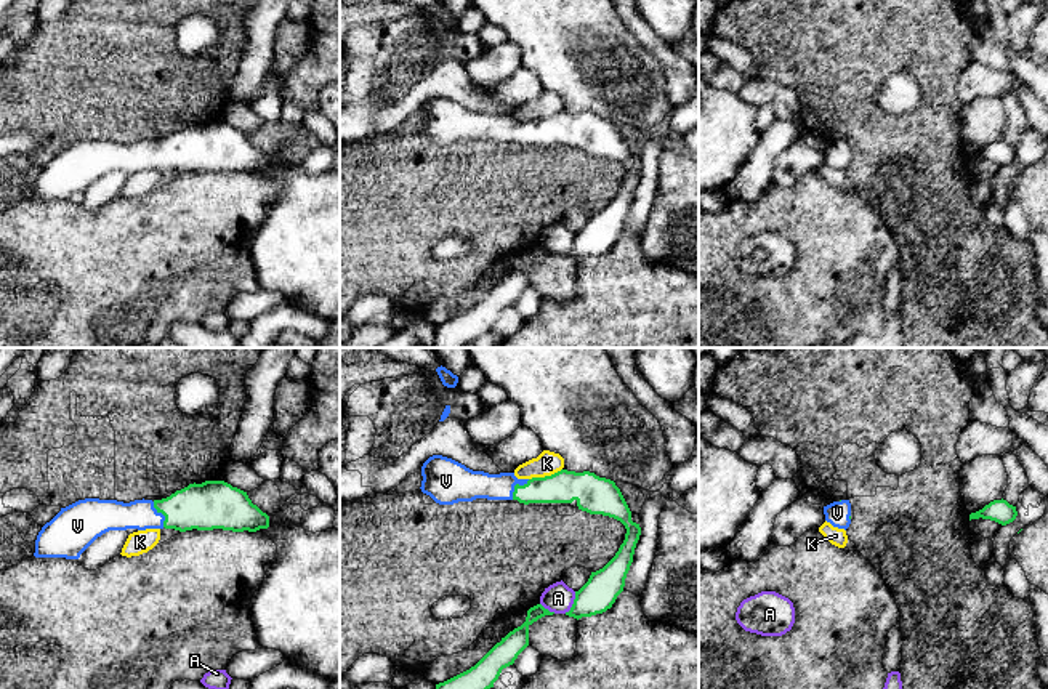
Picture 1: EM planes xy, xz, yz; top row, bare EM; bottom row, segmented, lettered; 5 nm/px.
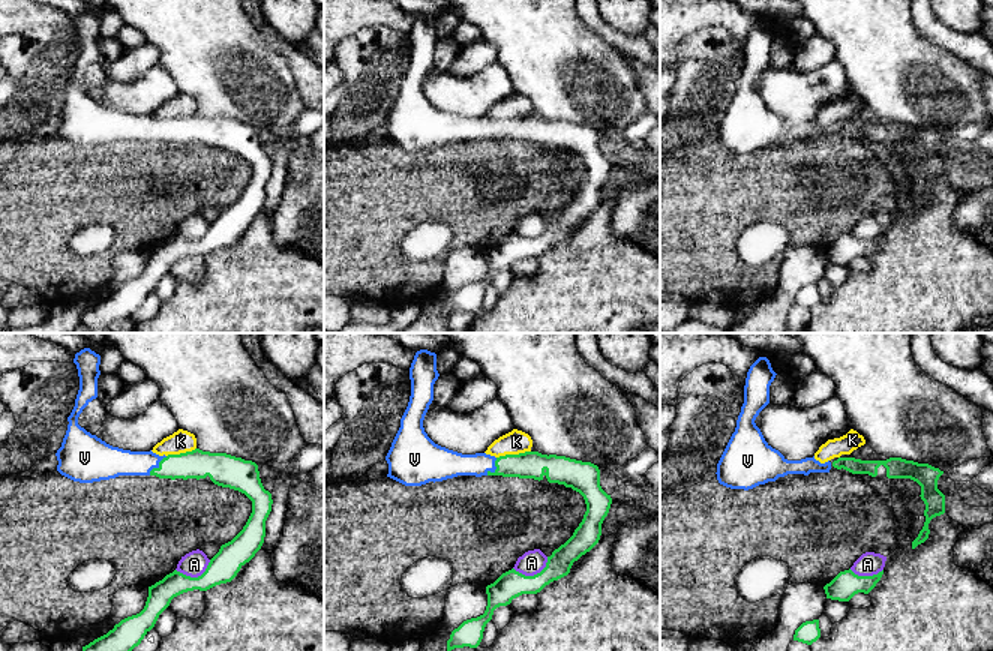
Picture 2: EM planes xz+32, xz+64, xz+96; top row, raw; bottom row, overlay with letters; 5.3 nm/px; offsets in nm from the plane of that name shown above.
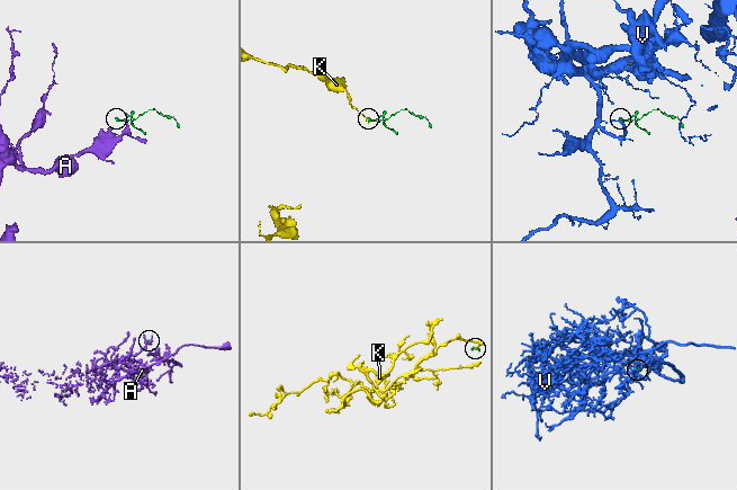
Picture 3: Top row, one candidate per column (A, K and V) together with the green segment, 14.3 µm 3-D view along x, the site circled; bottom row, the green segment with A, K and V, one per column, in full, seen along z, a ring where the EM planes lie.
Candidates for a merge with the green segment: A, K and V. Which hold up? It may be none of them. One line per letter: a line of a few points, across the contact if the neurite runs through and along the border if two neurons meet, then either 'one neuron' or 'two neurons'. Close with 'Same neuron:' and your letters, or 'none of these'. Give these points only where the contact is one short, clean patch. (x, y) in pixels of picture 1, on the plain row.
A: line xz (576, 233), (572, 247), (564, 253); two neurons
K: line xz (561, 109), (529, 120); two neurons
V: line xz (564, 127), (515, 127), (465, 125); one neuron
Same neuron: V

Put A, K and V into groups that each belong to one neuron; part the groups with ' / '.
A / K / V

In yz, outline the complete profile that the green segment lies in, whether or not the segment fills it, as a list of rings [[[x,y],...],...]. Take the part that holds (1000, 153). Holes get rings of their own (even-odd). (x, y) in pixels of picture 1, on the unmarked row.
[[[994,141],[989,146],[986,146],[982,151],[971,154],[971,160],[990,160],[1002,167],[1006,167],[1013,163],[1018,157],[1016,147],[1010,146],[1006,141]]]

